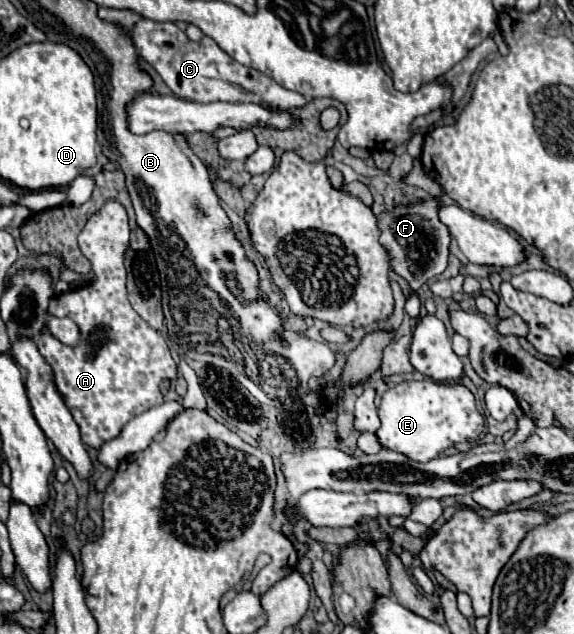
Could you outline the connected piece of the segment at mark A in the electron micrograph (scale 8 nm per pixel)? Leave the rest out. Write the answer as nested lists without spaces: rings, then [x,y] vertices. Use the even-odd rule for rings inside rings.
[[[111,199],[101,207],[97,215],[93,215],[83,231],[79,233],[79,247],[83,255],[91,261],[93,265],[93,283],[55,295],[49,303],[49,311],[57,317],[69,317],[77,323],[81,331],[81,341],[77,345],[63,345],[57,343],[51,335],[43,333],[41,335],[41,345],[39,351],[43,359],[49,363],[53,371],[53,383],[57,391],[61,393],[67,409],[71,411],[73,419],[77,421],[81,429],[81,441],[93,449],[101,449],[103,443],[115,439],[125,423],[133,419],[135,415],[147,411],[153,405],[159,405],[163,401],[163,395],[159,391],[159,383],[163,379],[175,379],[177,377],[177,365],[171,357],[171,351],[163,339],[161,333],[151,329],[147,321],[143,321],[137,311],[131,307],[127,299],[127,271],[125,271],[125,251],[129,249],[129,217],[125,207],[117,203],[117,199]]]

